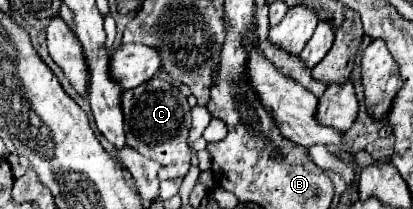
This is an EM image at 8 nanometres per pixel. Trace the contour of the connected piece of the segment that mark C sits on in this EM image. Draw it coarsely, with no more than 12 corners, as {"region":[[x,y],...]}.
{"region":[[154,78],[122,94],[126,142],[190,170],[186,96]]}

